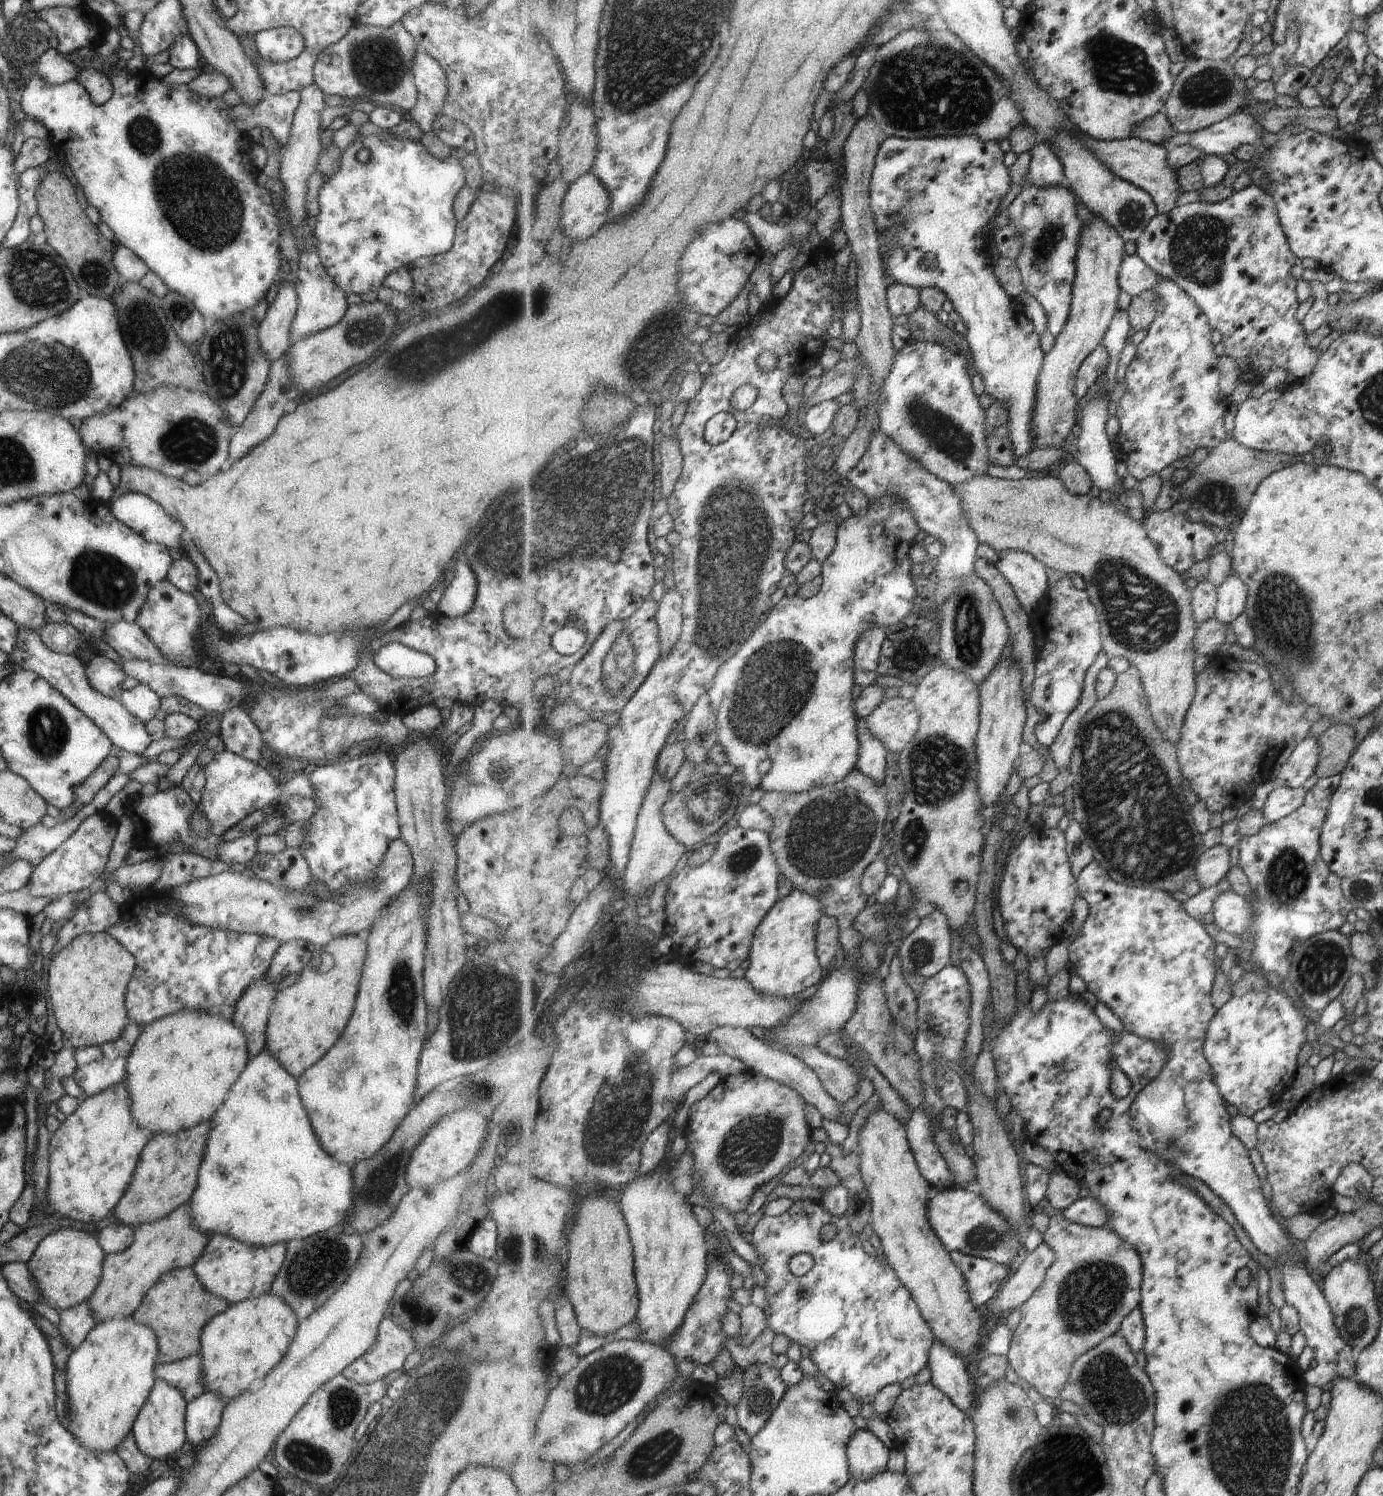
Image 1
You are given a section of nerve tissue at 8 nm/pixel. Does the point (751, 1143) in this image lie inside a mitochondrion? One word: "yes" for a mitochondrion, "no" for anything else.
yes

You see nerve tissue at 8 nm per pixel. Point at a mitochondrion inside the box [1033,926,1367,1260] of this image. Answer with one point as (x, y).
(1320, 968)

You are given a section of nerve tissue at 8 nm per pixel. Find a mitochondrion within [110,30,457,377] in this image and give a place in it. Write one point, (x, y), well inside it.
(204, 207)

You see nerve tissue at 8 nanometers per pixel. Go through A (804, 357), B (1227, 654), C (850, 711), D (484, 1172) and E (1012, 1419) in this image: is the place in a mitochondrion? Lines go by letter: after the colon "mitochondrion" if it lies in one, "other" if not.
A: other
B: other
C: other
D: other
E: mitochondrion

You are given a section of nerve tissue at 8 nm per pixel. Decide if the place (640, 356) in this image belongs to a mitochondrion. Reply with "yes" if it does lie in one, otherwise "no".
yes

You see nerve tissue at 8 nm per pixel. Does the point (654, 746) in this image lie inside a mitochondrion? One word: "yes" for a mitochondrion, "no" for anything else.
no

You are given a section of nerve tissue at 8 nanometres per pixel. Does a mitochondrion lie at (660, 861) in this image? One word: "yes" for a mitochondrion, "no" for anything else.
no

